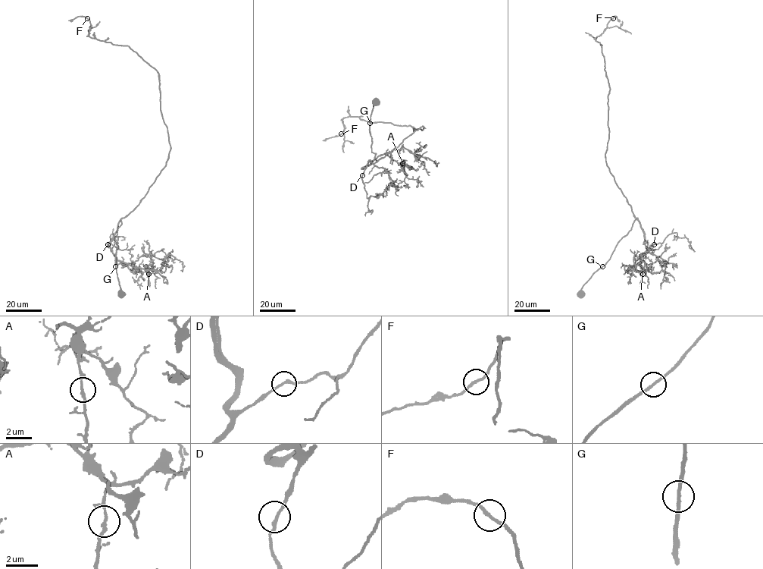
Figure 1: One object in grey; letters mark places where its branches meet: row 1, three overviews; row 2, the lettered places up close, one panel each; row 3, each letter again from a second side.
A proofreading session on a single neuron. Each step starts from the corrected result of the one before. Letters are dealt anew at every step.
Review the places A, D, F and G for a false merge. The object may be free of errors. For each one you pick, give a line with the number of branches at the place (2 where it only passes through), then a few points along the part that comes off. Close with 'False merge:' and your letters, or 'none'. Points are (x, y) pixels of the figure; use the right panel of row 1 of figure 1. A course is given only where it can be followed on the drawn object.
False merge: none

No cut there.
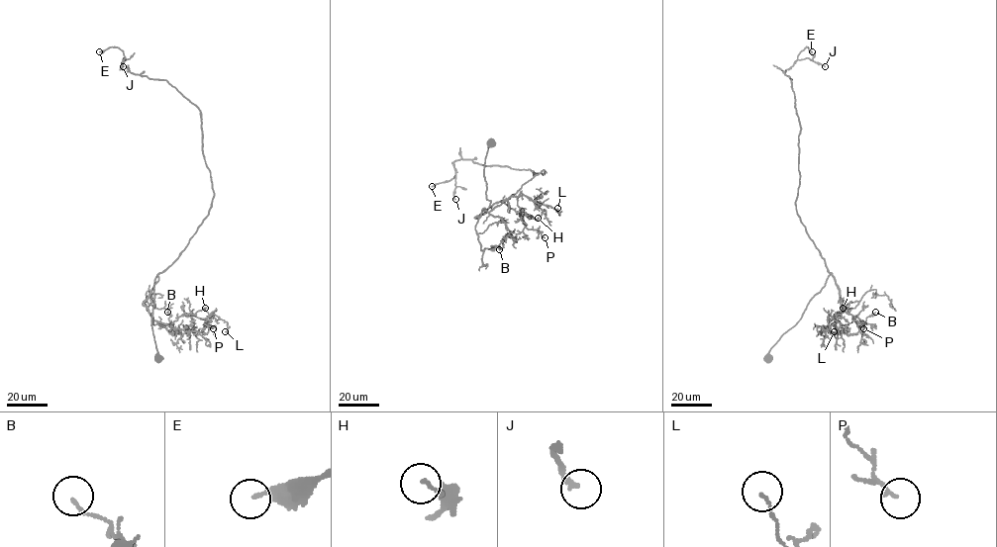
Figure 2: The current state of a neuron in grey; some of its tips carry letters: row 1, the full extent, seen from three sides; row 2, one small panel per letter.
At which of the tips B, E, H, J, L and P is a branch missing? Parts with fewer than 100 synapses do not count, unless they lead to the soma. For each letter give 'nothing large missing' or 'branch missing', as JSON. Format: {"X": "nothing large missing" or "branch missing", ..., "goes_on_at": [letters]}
{"B": "nothing large missing", "E": "nothing large missing", "H": "nothing large missing", "J": "nothing large missing", "L": "nothing large missing", "P": "nothing large missing", "goes_on_at": []}

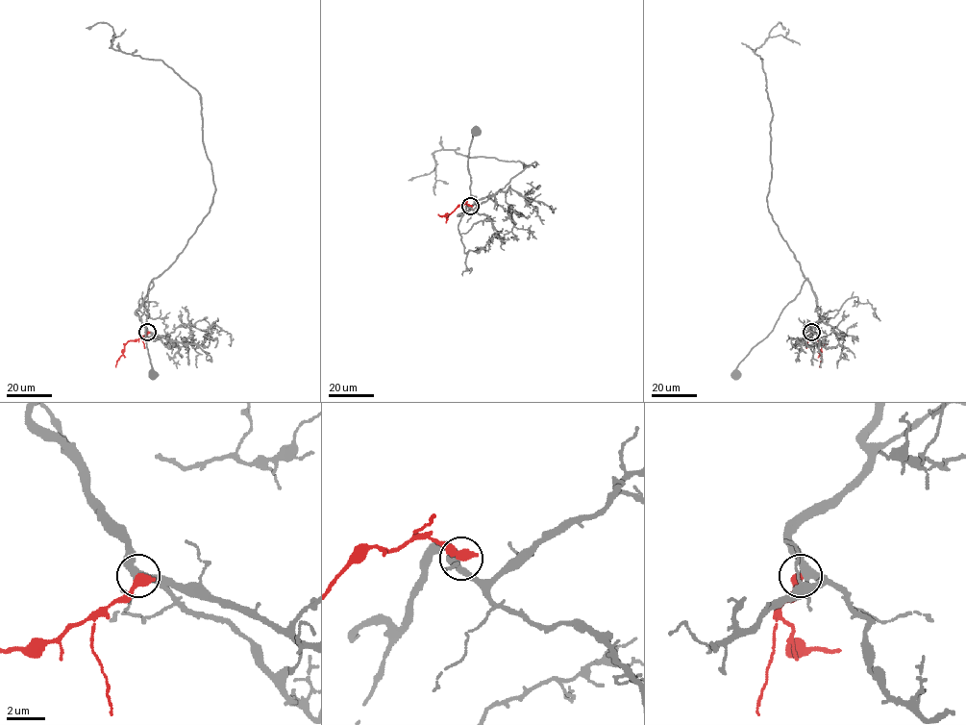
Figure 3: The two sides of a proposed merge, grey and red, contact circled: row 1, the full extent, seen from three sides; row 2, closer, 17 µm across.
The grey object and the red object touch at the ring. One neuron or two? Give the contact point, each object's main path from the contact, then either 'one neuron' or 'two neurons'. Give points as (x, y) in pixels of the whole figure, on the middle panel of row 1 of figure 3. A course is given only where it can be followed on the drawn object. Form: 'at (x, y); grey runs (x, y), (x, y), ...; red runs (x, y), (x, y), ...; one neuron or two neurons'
at (470, 206); grey runs (470, 206), (458, 215), (467, 212), (475, 199), (471, 194), (468, 149), (476, 130); red runs (470, 206), (459, 205), (447, 216), (438, 214); two neurons

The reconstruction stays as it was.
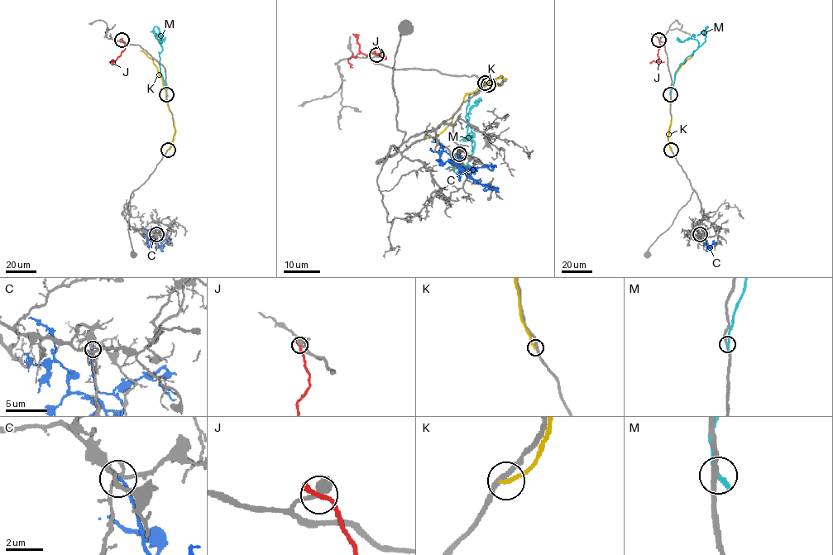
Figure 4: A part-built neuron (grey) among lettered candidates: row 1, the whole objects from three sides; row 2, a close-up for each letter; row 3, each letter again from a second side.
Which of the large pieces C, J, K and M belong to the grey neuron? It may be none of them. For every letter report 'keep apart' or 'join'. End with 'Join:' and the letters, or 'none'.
C: keep apart
J: keep apart
K: keep apart
M: keep apart
Join: none

